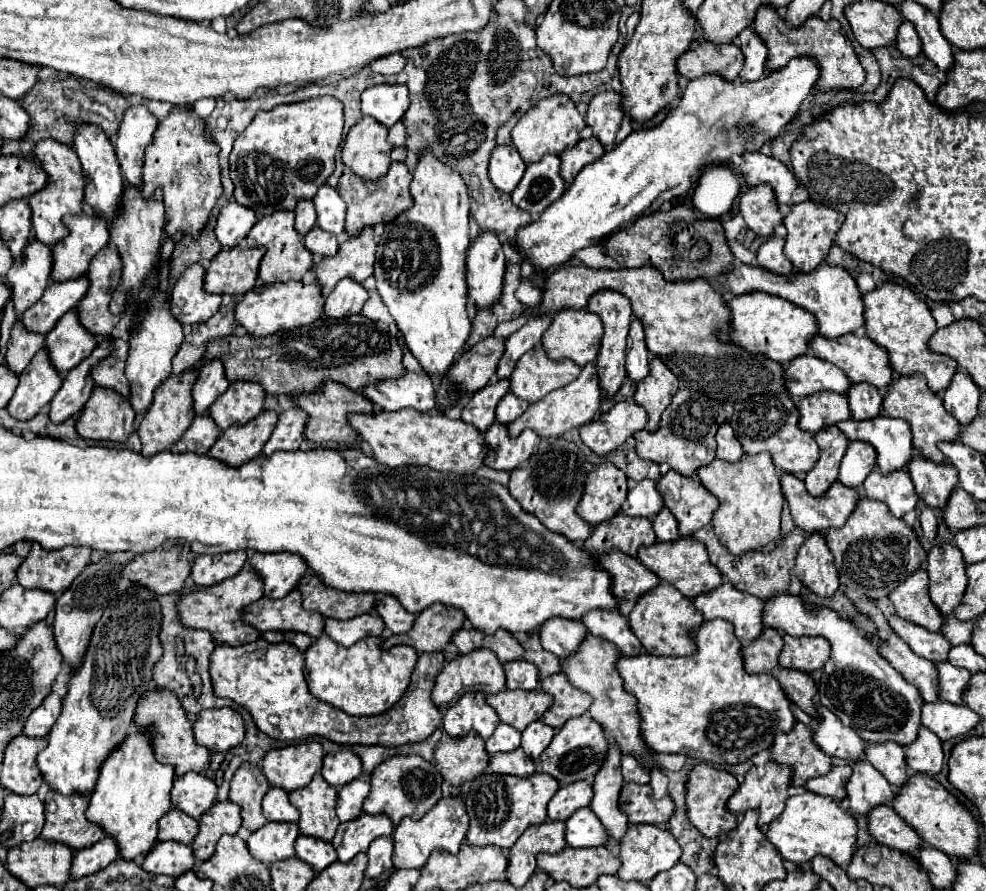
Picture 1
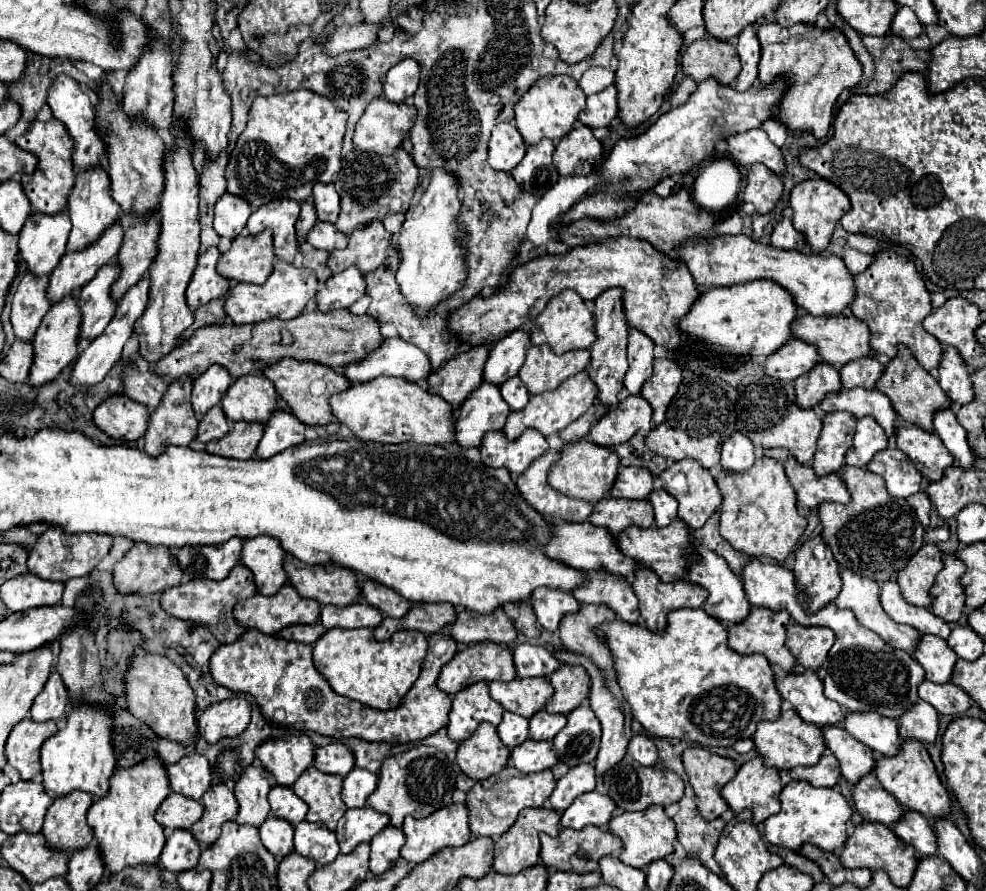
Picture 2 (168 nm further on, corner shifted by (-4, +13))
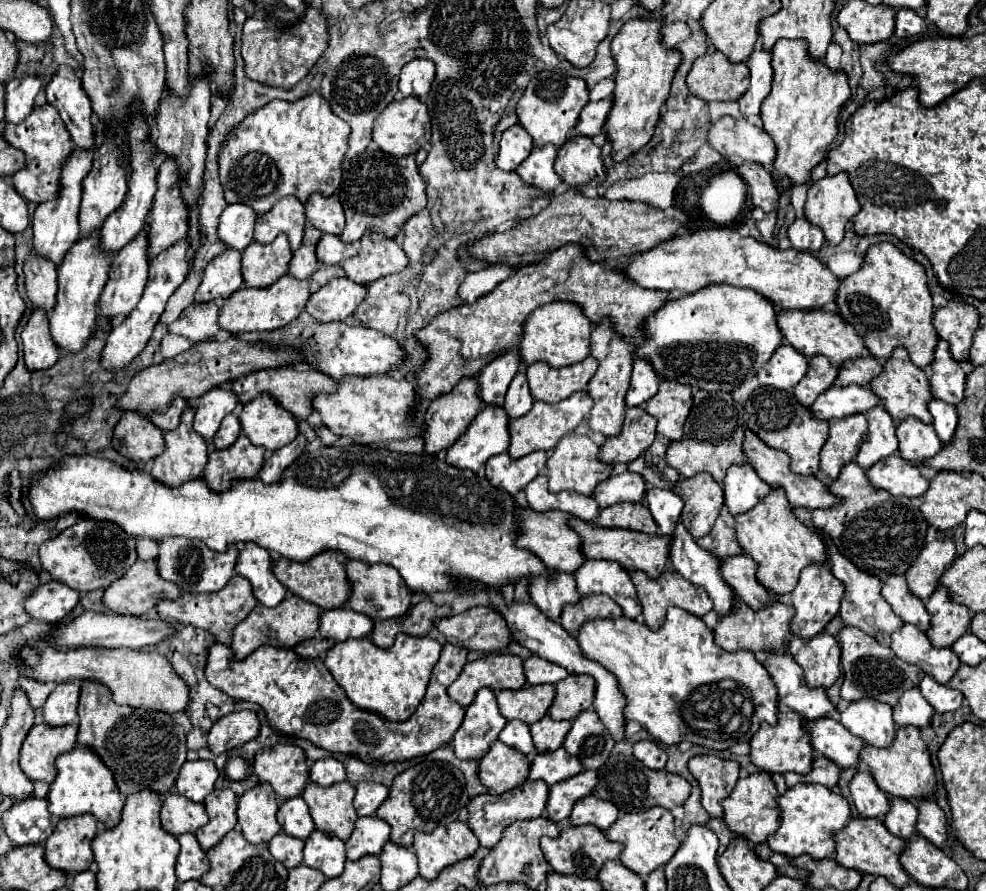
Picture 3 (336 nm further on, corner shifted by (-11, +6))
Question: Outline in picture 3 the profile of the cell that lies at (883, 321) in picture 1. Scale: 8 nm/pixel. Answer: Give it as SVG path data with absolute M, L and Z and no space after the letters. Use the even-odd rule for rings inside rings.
M874 243L868 247L862 267L842 279L834 303L838 305L840 317L856 329L870 349L870 355L880 363L884 363L898 345L910 351L910 359L916 367L926 367L932 361L938 335L932 325L934 307L924 267L892 243Z

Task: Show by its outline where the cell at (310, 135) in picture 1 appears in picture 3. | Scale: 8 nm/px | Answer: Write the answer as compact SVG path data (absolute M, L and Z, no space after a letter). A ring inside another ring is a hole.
M320 93L306 95L294 103L290 101L270 101L268 105L260 107L256 113L250 113L236 125L236 133L224 141L220 157L218 157L218 169L220 169L220 183L224 189L224 197L228 203L242 203L252 207L258 215L266 213L272 209L276 201L282 197L294 195L302 203L312 195L312 193L322 193L322 195L332 195L338 185L340 185L340 163L342 157L348 149L348 123L336 117L320 97Z

